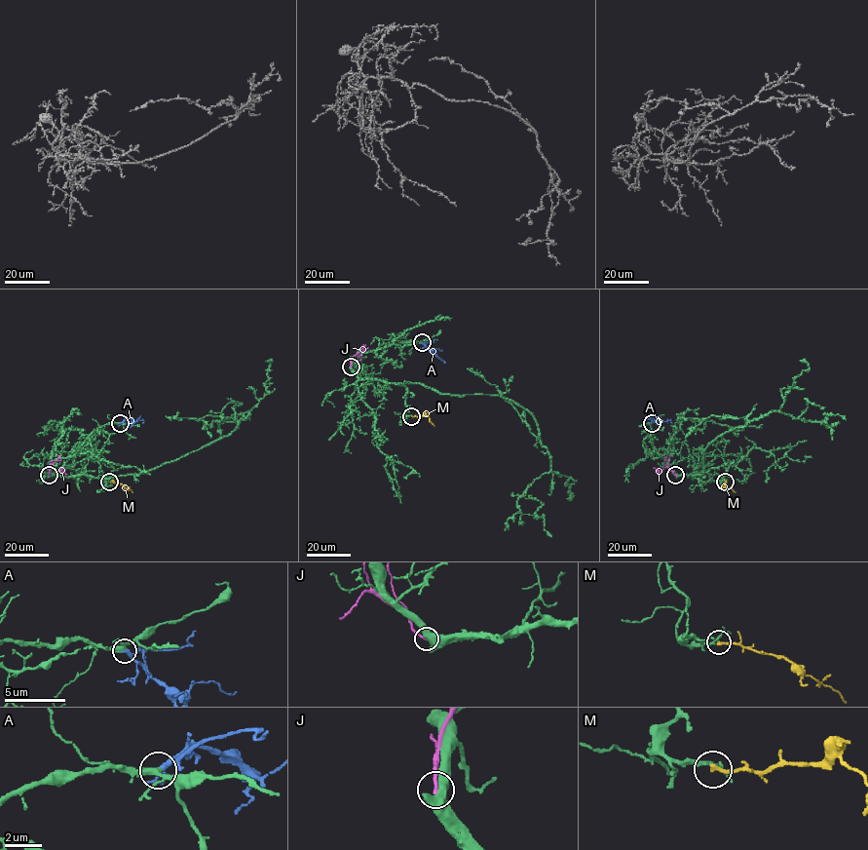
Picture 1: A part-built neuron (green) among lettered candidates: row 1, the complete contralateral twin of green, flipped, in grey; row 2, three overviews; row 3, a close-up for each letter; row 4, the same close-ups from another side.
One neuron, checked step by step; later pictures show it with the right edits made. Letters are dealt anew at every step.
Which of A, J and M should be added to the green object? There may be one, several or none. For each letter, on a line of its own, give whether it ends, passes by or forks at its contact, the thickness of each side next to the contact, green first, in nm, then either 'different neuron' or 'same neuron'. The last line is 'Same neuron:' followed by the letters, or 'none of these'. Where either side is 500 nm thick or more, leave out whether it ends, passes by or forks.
A: it passes by | 240/240 nm | same neuron
J: it ends | 440/180 nm | different neuron
M: it ends | 140/240 nm | same neuron
Same neuron: A, M

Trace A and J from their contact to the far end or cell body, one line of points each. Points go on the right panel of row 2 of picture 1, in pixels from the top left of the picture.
A: (652, 422), (670, 420), (672, 424)
J: (675, 475), (665, 467), (657, 474)

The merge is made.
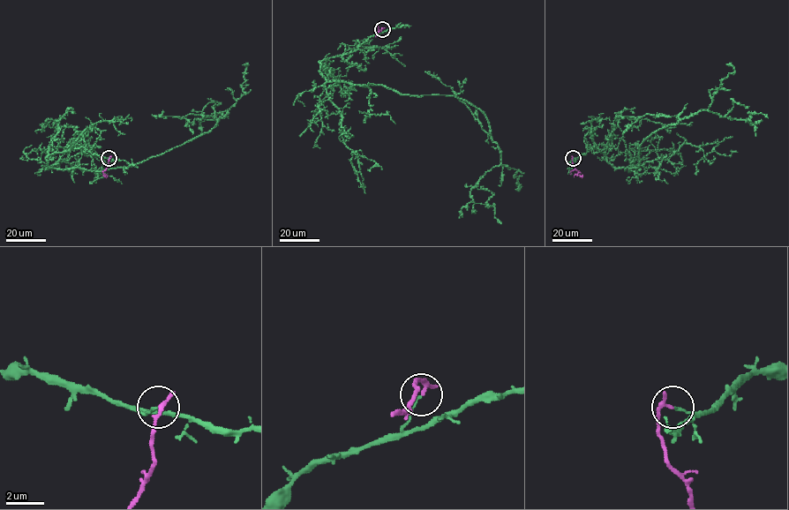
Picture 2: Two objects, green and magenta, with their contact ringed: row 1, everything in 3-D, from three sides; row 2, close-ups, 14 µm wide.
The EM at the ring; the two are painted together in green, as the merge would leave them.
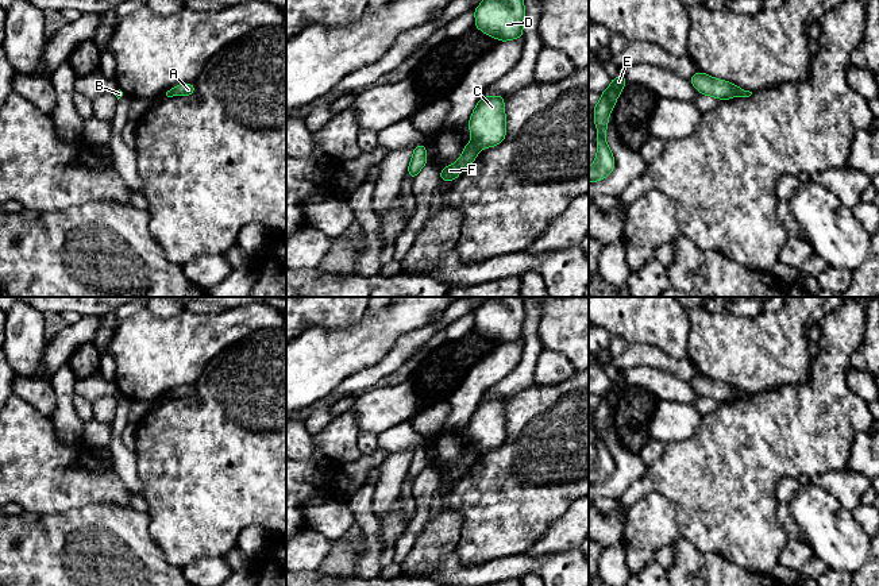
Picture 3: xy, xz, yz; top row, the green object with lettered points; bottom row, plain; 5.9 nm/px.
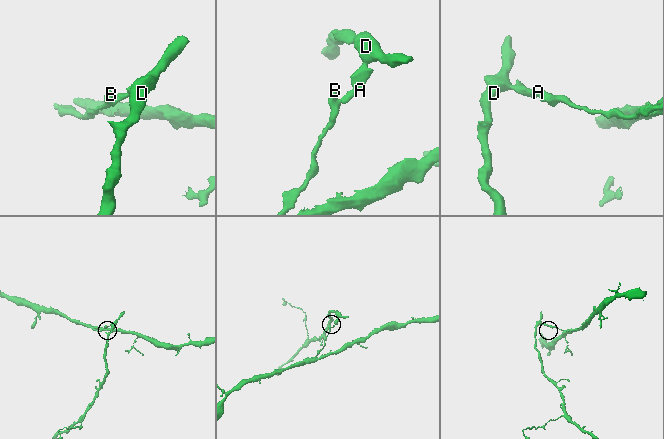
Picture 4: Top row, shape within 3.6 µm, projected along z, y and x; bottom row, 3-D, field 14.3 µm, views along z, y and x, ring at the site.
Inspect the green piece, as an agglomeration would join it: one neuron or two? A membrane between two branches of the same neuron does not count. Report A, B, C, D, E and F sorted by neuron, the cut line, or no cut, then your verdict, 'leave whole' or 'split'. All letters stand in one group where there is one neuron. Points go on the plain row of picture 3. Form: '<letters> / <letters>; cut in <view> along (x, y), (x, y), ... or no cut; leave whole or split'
A C D E / B F; cut in xz along (471, 443), (480, 451); split

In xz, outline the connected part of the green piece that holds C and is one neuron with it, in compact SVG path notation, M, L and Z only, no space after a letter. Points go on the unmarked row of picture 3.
M485 398L469 423L471 444L481 452L500 447L505 439L505 398Z

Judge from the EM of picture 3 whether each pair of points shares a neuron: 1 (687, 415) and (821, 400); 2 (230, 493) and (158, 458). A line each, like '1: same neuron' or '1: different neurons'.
1: different neurons
2: same neuron

